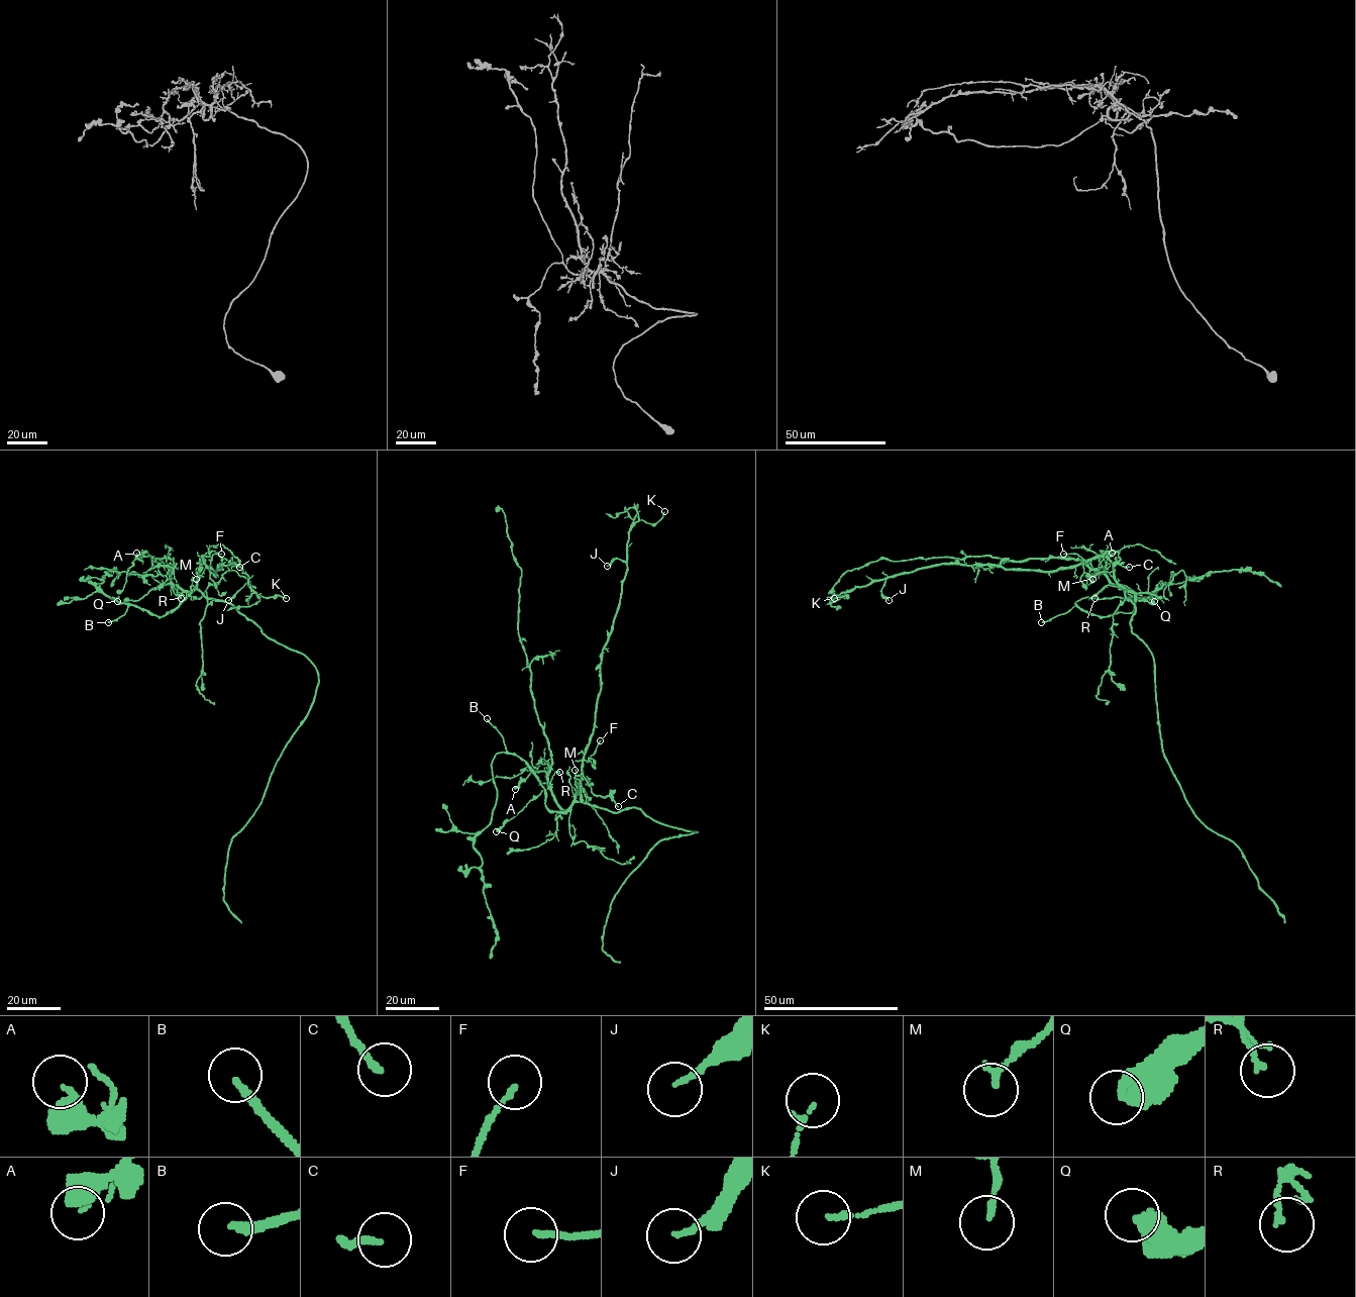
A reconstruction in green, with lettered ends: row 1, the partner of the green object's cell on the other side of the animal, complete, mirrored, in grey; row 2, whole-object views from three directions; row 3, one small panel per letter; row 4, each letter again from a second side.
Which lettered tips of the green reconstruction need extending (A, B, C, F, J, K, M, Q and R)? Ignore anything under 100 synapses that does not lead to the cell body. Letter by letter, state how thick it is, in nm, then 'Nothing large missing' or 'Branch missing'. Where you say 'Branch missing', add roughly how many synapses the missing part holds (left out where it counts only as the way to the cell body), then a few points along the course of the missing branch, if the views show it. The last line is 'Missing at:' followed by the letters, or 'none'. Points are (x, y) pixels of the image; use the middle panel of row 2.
A: Thickness 220 nm. Nothing large missing
B: Thickness 220 nm. Branch missing. Roughly 140 synapses. Course of what is missing: (487, 718), (476, 699), (470, 649), (467, 560), (431, 521), (430, 507), (465, 530)
C: Thickness 190 nm. Nothing large missing
F: Thickness 150 nm. Nothing large missing
J: Thickness 150 nm. Nothing large missing
K: Thickness 140 nm. Nothing large missing
M: Thickness 180 nm. Nothing large missing
Q: Thickness 650 nm. Nothing large missing
R: Thickness 160 nm. Nothing large missing
Missing at: B

